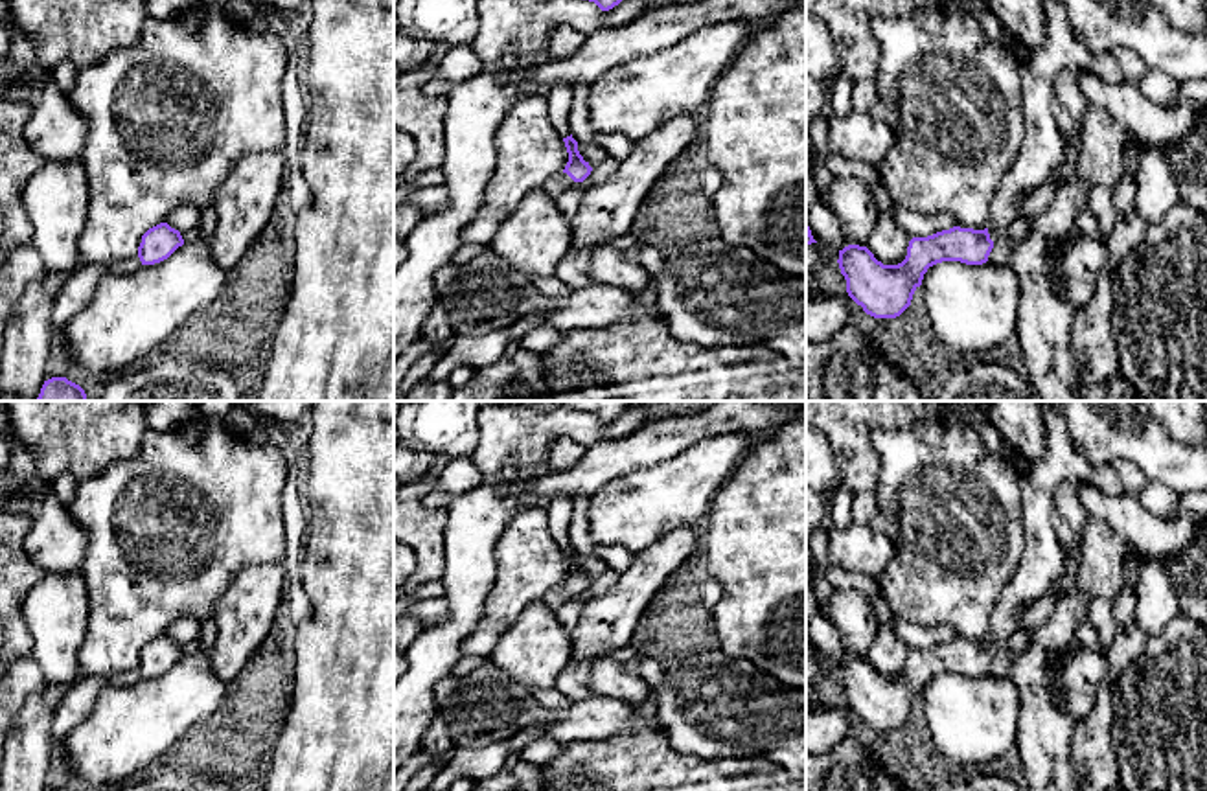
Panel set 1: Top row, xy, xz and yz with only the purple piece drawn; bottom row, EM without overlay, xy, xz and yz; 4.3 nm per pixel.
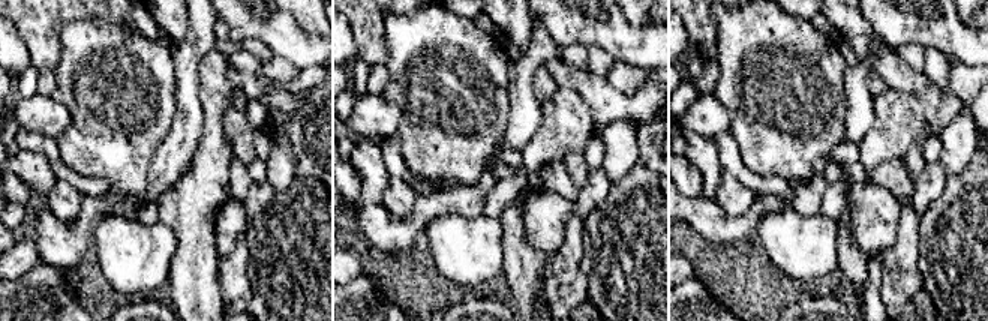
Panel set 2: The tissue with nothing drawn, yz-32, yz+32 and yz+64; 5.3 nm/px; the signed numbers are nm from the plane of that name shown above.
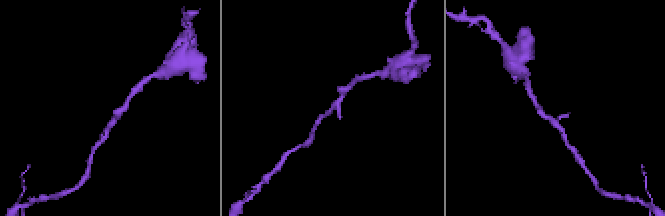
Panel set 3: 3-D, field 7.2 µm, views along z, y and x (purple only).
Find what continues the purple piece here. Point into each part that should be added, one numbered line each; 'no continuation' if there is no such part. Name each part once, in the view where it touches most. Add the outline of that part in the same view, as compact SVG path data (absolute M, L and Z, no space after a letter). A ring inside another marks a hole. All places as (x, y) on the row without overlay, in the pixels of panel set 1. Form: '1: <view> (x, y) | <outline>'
1: yz (1042, 561) | M1040 401L1040 407L1045 449L1041 460L1021 475L1025 550L990 616L988 646L994 655L1065 568L1063 546L1054 528L1056 487L1067 478L1087 480L1093 473L1093 465L1071 441L1058 401Z

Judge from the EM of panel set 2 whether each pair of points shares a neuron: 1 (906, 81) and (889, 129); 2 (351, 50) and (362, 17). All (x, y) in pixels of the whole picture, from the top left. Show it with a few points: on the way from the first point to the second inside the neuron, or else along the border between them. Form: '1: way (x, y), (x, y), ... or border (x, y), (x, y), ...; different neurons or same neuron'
1: border (891, 89), (909, 89), (921, 101), (925, 117); different neurons
2: border (348, 20), (362, 53); different neurons

